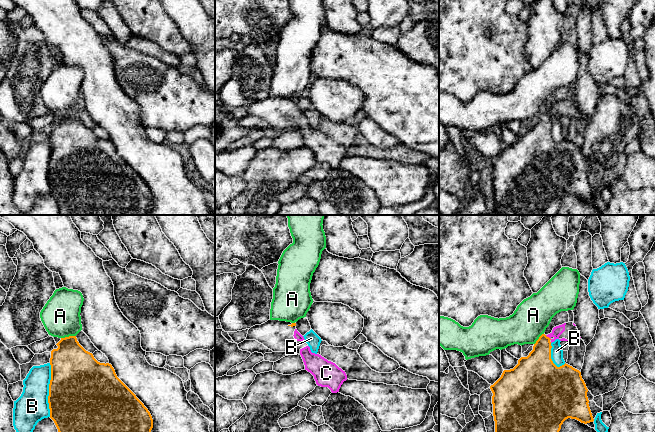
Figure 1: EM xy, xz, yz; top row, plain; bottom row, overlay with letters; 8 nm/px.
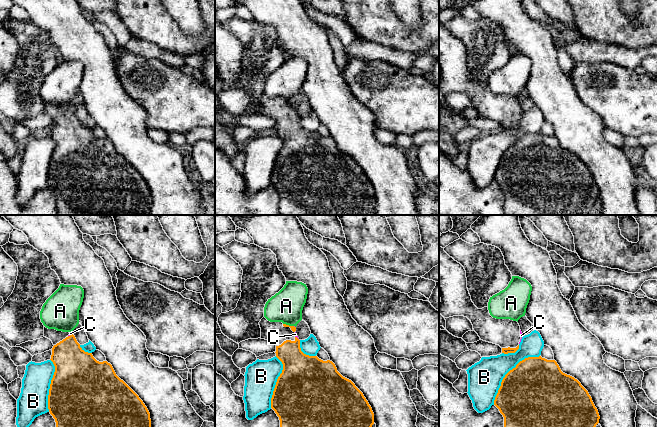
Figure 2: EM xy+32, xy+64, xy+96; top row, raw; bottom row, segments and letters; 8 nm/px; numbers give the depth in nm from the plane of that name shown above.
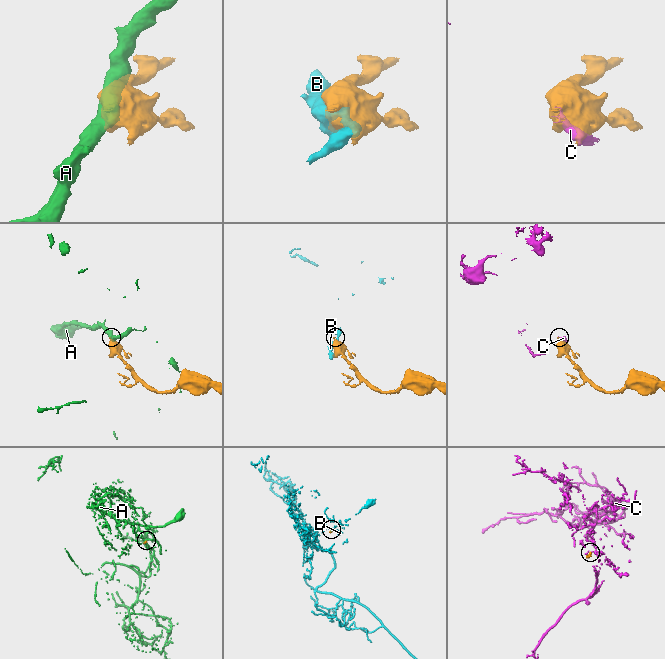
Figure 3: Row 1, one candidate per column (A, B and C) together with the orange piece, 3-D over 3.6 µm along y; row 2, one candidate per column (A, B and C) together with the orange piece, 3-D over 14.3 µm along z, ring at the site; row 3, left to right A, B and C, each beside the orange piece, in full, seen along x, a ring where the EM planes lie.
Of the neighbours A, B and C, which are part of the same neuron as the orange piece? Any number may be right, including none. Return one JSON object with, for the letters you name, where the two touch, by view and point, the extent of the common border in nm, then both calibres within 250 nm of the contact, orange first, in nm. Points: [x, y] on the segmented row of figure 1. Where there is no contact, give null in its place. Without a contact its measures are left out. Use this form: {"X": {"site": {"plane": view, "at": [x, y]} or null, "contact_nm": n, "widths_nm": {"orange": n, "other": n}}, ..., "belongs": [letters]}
{"C": {"site": {"plane": "yz", "at": [548, 337]}, "contact_nm": 70, "widths_nm": {"orange": 240, "other": 80}}, "belongs": ["C"]}

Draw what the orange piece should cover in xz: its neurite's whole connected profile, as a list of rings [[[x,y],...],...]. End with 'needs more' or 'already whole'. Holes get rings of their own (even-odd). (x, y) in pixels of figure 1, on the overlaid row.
[[[268,320],[251,327],[246,340],[256,340],[273,352],[293,351],[299,354],[305,370],[314,376],[316,384],[328,387],[332,393],[339,392],[341,385],[347,380],[345,371],[335,363],[311,352],[304,337],[297,331],[296,323]]]; needs more

